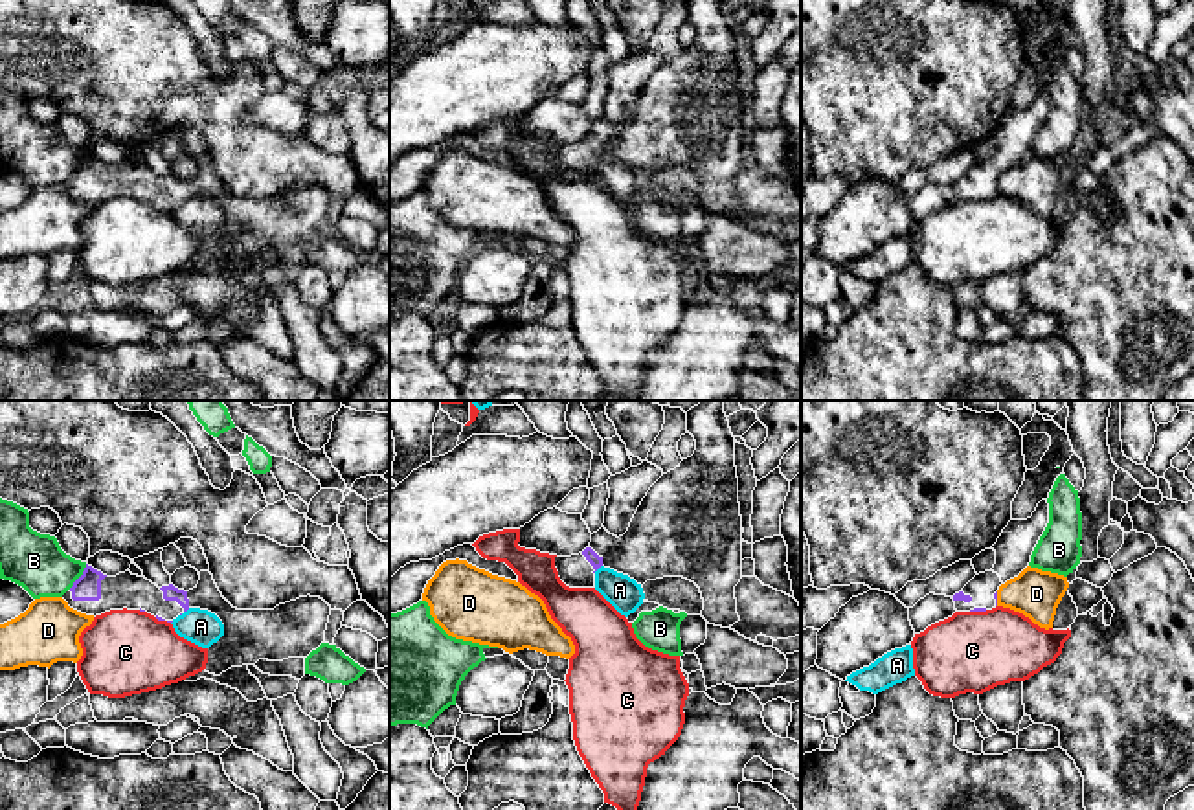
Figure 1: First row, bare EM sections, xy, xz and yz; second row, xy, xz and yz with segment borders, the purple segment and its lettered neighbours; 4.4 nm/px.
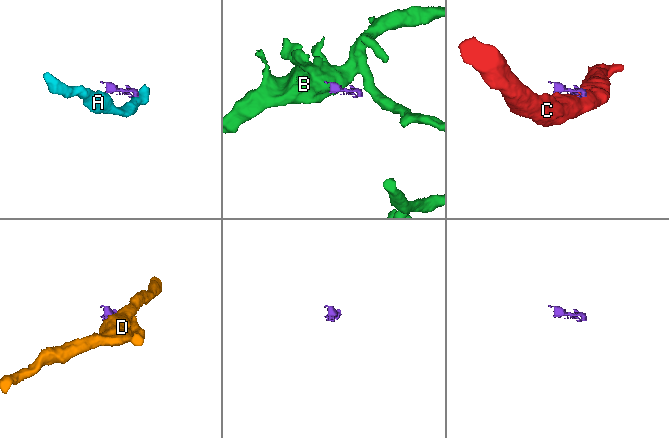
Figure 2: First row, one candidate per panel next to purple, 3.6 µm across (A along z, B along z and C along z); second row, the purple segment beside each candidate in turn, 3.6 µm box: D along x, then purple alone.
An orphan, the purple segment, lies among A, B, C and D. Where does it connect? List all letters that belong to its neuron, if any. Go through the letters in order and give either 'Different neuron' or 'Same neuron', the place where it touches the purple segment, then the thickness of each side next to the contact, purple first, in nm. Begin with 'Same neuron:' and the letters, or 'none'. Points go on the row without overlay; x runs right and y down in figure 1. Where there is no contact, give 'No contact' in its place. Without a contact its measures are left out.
Same neuron: none
A: Different neuron. Touches purple at xy (184, 199). Thickness 60 nm (purple) against 160 nm
B: Different neuron. Touches purple at xy (79, 166). Thickness 110 nm (purple) against 240 nm
C: Different neuron. Touches purple at yz (978, 199). Thickness 20 nm (purple) against 360 nm
D: Different neuron. Touches purple at yz (996, 188). Thickness 20 nm (purple) against 220 nm

